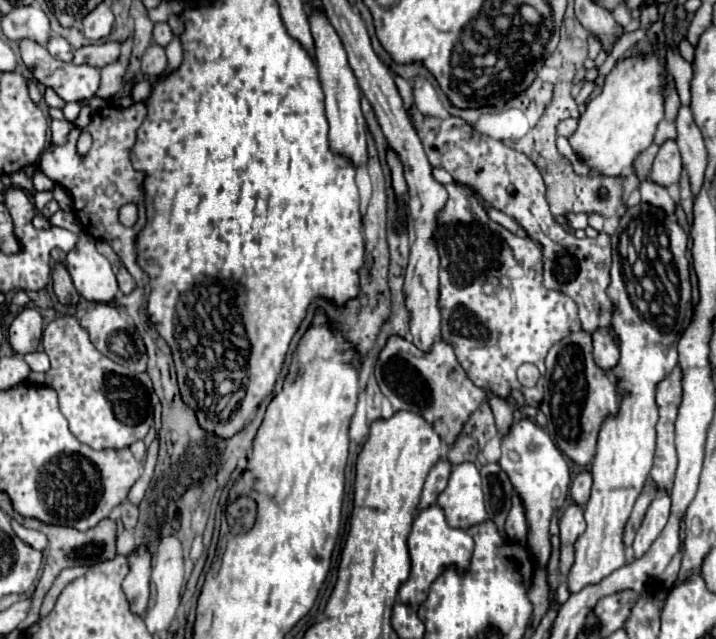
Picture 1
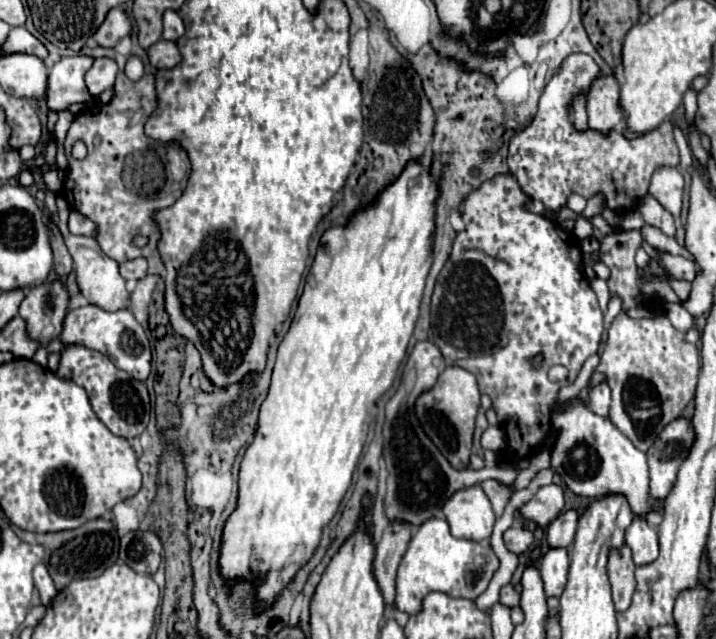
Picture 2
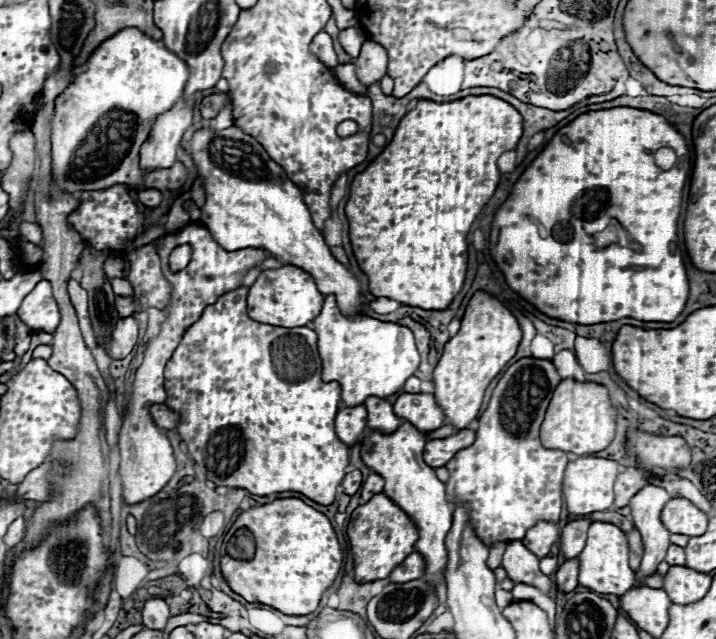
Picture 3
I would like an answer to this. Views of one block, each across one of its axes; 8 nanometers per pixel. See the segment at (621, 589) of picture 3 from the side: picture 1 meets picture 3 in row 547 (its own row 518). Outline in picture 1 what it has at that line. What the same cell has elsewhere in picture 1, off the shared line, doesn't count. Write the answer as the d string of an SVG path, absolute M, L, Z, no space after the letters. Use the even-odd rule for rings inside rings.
M646 202L626 208L612 240L612 278L606 292L614 304L612 330L620 342L620 360L610 370L616 376L620 408L616 414L606 416L600 428L598 450L590 466L594 486L584 508L588 526L576 540L576 560L568 572L570 592L578 592L586 584L600 582L610 572L624 566L624 524L650 476L656 452L656 388L658 382L670 376L678 366L676 342L692 318L686 242L688 236L676 222L676 216L666 216L662 208ZM662 232L670 240L668 250L672 254L672 262L666 266L660 266L656 252L656 240ZM662 312L672 320L660 320Z

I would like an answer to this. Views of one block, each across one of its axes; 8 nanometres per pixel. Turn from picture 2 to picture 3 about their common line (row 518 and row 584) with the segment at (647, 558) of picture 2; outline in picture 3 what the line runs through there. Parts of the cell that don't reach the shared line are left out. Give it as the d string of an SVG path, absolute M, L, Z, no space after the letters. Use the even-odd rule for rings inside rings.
M646 484L630 500L632 520L634 526L640 530L642 544L644 544L644 556L640 568L636 570L634 586L644 586L642 578L652 576L658 564L664 560L664 552L668 550L670 544L670 532L660 524L660 508L664 508L664 504L670 498L672 496L664 488Z

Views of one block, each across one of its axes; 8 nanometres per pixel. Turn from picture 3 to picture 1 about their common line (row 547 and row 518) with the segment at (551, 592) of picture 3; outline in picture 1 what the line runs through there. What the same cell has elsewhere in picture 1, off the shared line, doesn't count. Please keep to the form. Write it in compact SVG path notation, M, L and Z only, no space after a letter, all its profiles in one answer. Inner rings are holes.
M518 496L512 498L512 508L506 518L506 534L508 538L520 538L520 542L526 542L526 518Z

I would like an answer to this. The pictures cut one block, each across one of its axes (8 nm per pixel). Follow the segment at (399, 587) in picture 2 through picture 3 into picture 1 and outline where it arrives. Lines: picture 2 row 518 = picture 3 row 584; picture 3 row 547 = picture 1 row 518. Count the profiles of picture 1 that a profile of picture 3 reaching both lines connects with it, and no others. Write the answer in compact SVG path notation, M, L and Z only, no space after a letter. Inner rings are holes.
M432 504L424 510L420 510L414 518L410 536L408 536L408 550L410 550L410 560L412 560L412 570L410 570L410 578L408 582L404 582L400 586L400 600L408 606L412 604L422 604L428 596L430 584L450 566L456 564L460 570L468 568L468 558L472 556L472 548L474 548L474 540L468 532L460 530L460 528L452 528L446 524L444 520L444 512L438 504Z

